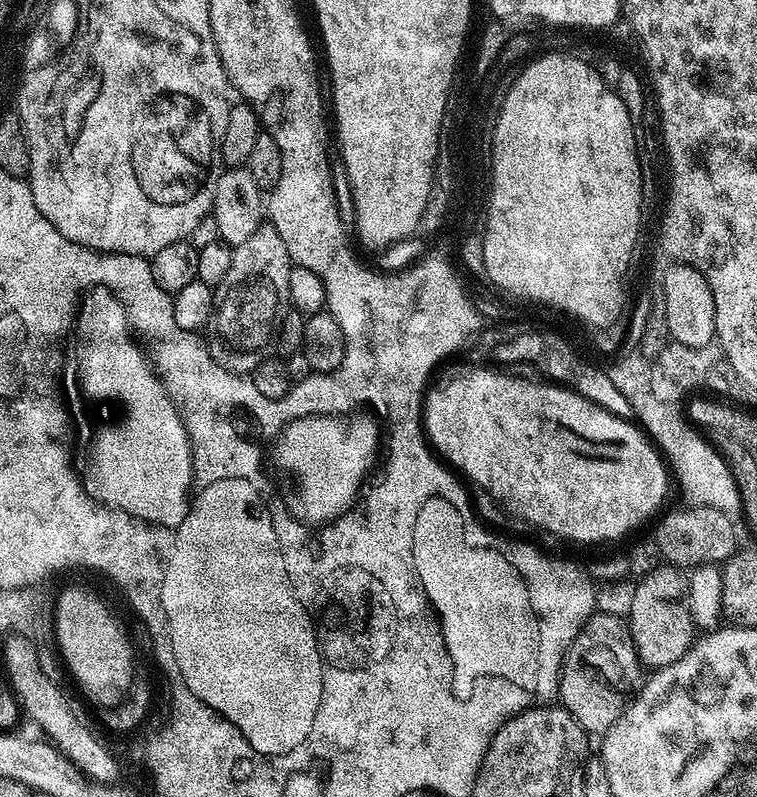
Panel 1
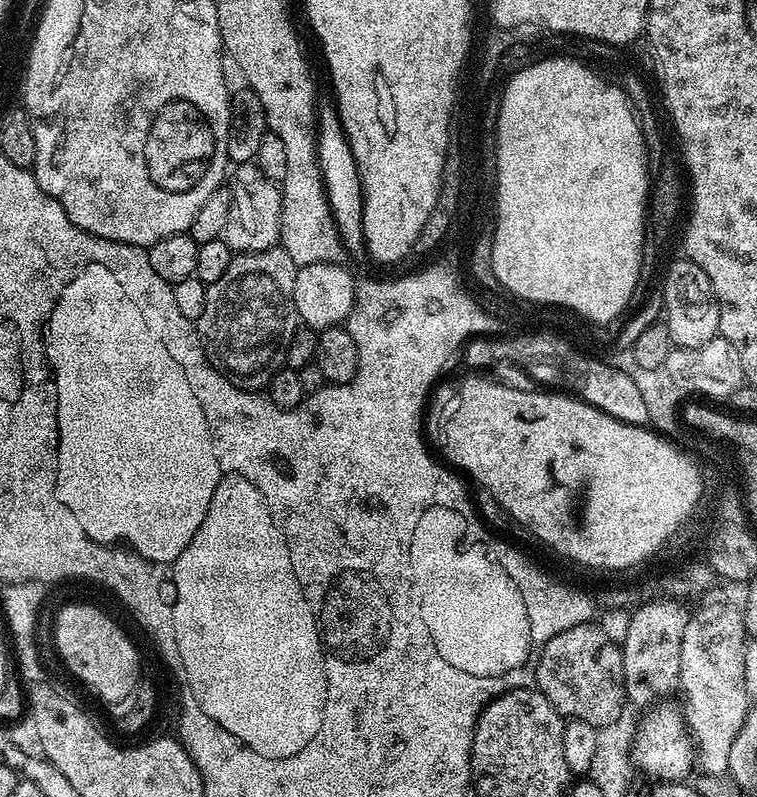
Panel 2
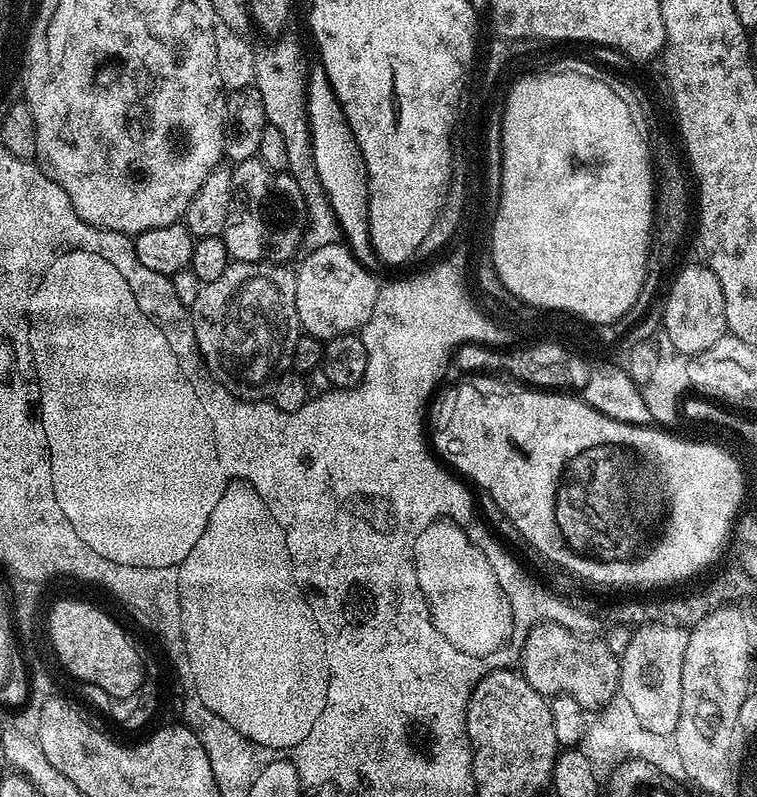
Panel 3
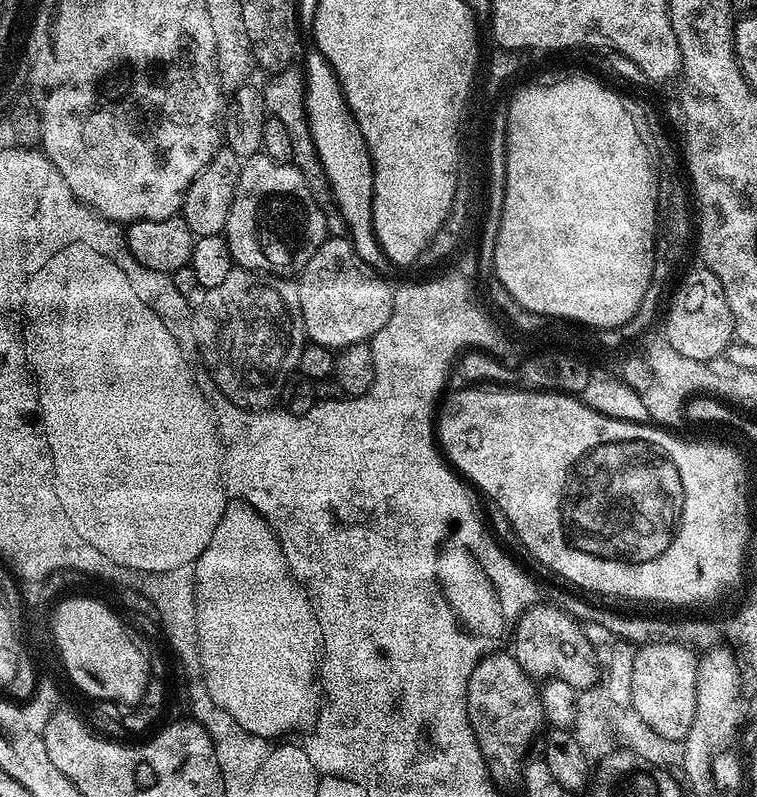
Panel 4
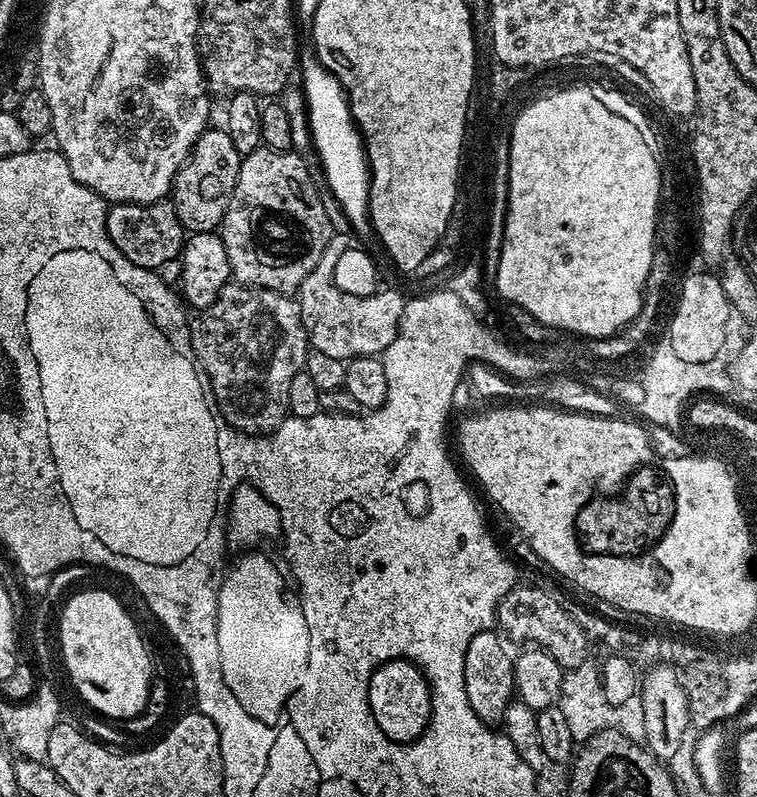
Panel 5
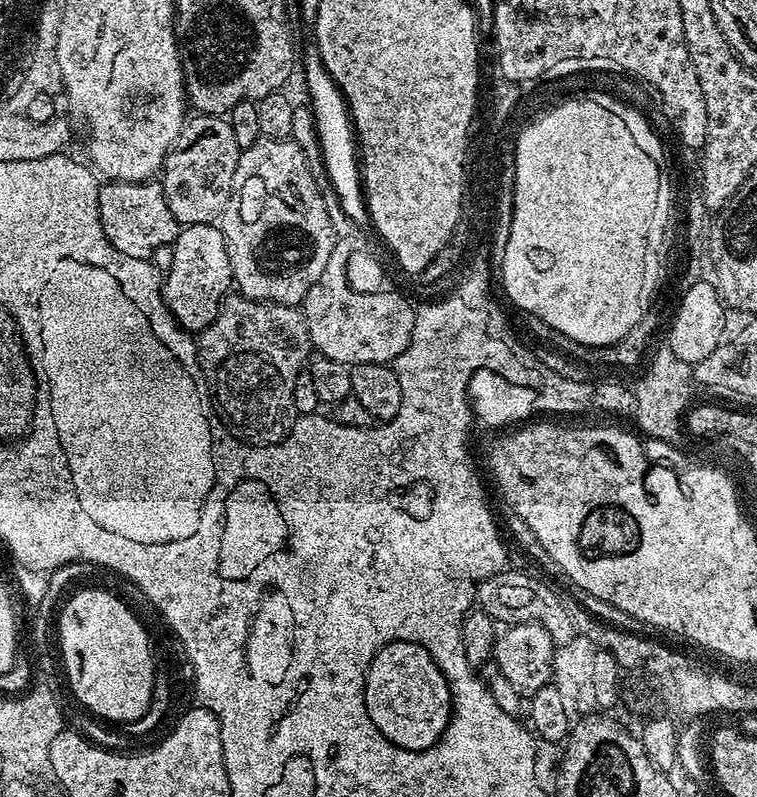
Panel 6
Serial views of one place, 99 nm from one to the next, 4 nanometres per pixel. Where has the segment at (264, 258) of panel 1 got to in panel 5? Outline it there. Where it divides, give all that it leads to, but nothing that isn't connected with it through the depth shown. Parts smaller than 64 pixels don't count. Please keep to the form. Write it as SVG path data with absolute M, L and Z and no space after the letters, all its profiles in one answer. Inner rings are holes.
M230 282L218 294L216 301L214 301L209 308L203 309L197 316L200 317L198 317L197 320L195 317L194 323L191 325L192 349L196 355L196 362L200 365L201 373L206 377L208 385L212 388L212 394L216 398L216 403L220 406L220 411L223 412L225 416L231 418L236 427L242 432L249 434L267 434L272 432L283 420L288 419L290 415L288 410L290 378L294 378L294 374L298 374L305 367L305 360L310 351L308 331L305 330L304 323L302 322L299 303L297 303L291 295L275 292L269 288L254 288L247 284Z

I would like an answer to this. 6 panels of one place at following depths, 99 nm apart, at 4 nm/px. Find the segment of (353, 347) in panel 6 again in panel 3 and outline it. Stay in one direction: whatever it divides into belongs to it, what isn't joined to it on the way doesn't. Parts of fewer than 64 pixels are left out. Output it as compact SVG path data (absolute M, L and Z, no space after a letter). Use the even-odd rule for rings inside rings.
M344 242L314 248L307 254L309 256L294 268L294 302L298 306L301 329L309 336L327 342L336 336L346 336L363 328L364 323L374 314L381 290L368 279L368 269L355 260Z

